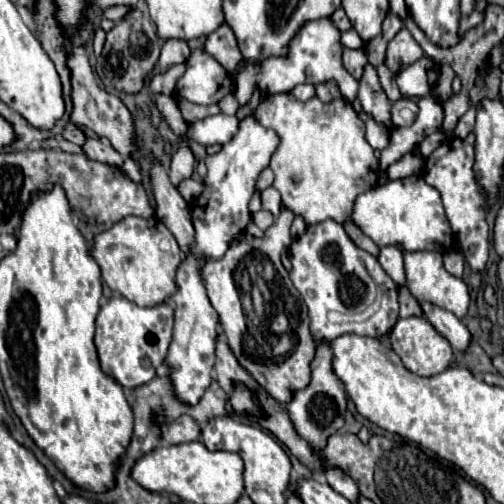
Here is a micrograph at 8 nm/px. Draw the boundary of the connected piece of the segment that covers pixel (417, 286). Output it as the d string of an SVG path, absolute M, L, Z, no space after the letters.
M404 252L404 270L406 270L406 286L416 300L420 300L422 296L424 302L436 304L440 308L448 308L458 318L466 316L470 304L468 288L460 278L446 272L440 252Z

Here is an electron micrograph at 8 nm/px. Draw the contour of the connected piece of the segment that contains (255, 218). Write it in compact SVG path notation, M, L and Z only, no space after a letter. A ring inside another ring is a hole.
M260 210L260 212L254 212L254 214L252 214L252 222L254 222L260 230L266 230L266 228L270 228L270 226L274 224L274 216L272 216L270 212L266 212L266 210Z

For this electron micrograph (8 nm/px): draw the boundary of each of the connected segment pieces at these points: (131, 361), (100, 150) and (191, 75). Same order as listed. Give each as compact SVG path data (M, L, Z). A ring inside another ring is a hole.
M112 296L98 312L94 344L102 370L124 388L136 388L150 382L156 368L164 362L174 328L174 308L170 302L142 308L124 296Z
M88 140L84 144L84 152L92 158L92 160L98 160L98 162L104 162L104 164L110 164L110 166L122 166L124 162L124 156L120 152L116 152L110 144L102 144L100 140Z
M194 50L186 72L174 86L174 96L192 104L216 104L234 90L230 74L206 52Z

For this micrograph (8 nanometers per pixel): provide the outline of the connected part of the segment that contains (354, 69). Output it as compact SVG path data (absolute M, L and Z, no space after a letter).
M344 48L344 68L346 68L356 80L362 78L366 66L368 66L368 56L366 56L364 48L358 48L358 50Z

